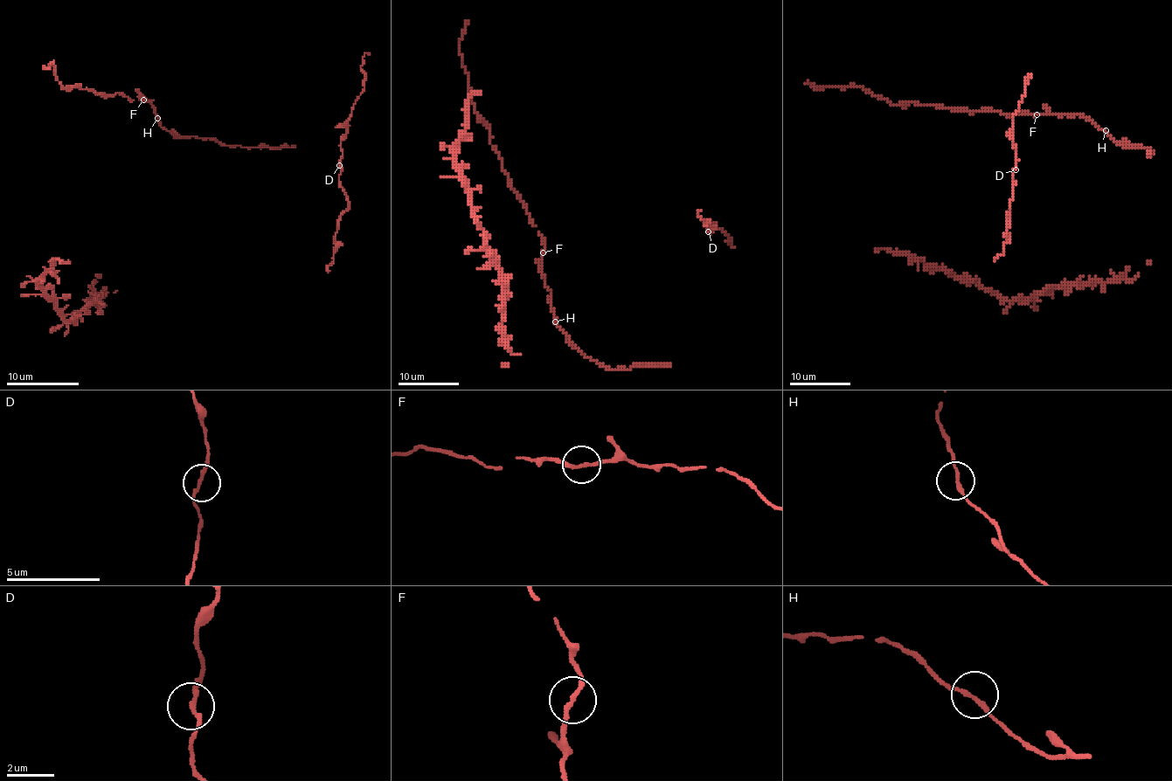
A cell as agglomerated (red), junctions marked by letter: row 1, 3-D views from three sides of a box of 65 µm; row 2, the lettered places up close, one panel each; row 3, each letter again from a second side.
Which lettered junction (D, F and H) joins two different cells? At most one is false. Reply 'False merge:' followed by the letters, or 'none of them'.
False merge: none of them

